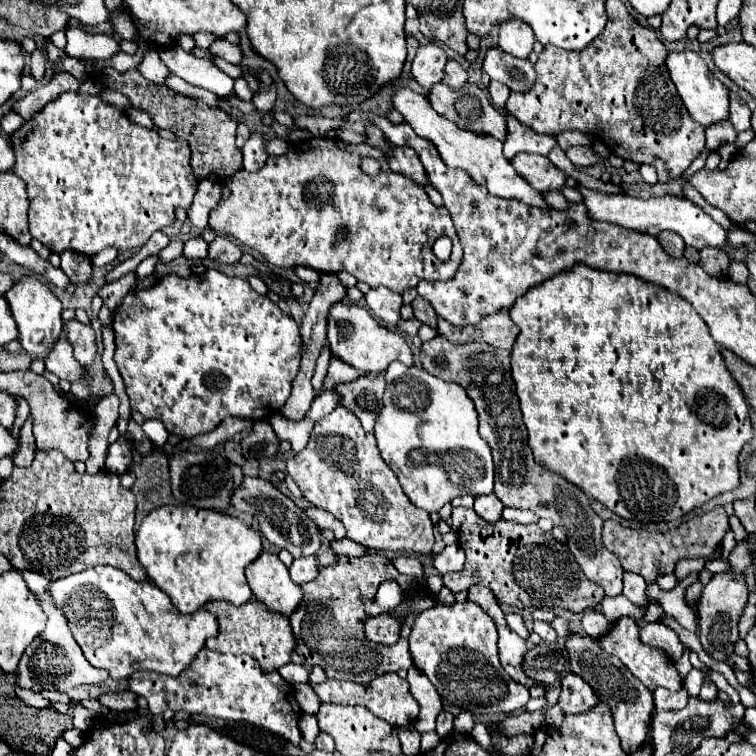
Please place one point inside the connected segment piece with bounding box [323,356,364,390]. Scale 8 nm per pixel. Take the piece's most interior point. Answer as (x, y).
(338, 372)

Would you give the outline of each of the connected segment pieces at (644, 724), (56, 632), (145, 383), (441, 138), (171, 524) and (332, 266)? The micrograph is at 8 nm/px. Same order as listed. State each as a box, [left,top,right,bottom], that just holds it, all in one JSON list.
[[565,632,655,754],[17,596,109,692],[113,270,301,438],[393,88,551,210],[135,506,263,614],[209,138,461,294]]

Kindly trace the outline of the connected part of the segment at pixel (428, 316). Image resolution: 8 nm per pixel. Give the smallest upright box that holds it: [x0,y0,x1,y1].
[413,296,437,326]

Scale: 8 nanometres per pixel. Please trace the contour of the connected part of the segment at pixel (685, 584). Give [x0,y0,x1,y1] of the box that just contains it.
[645,572,699,634]

